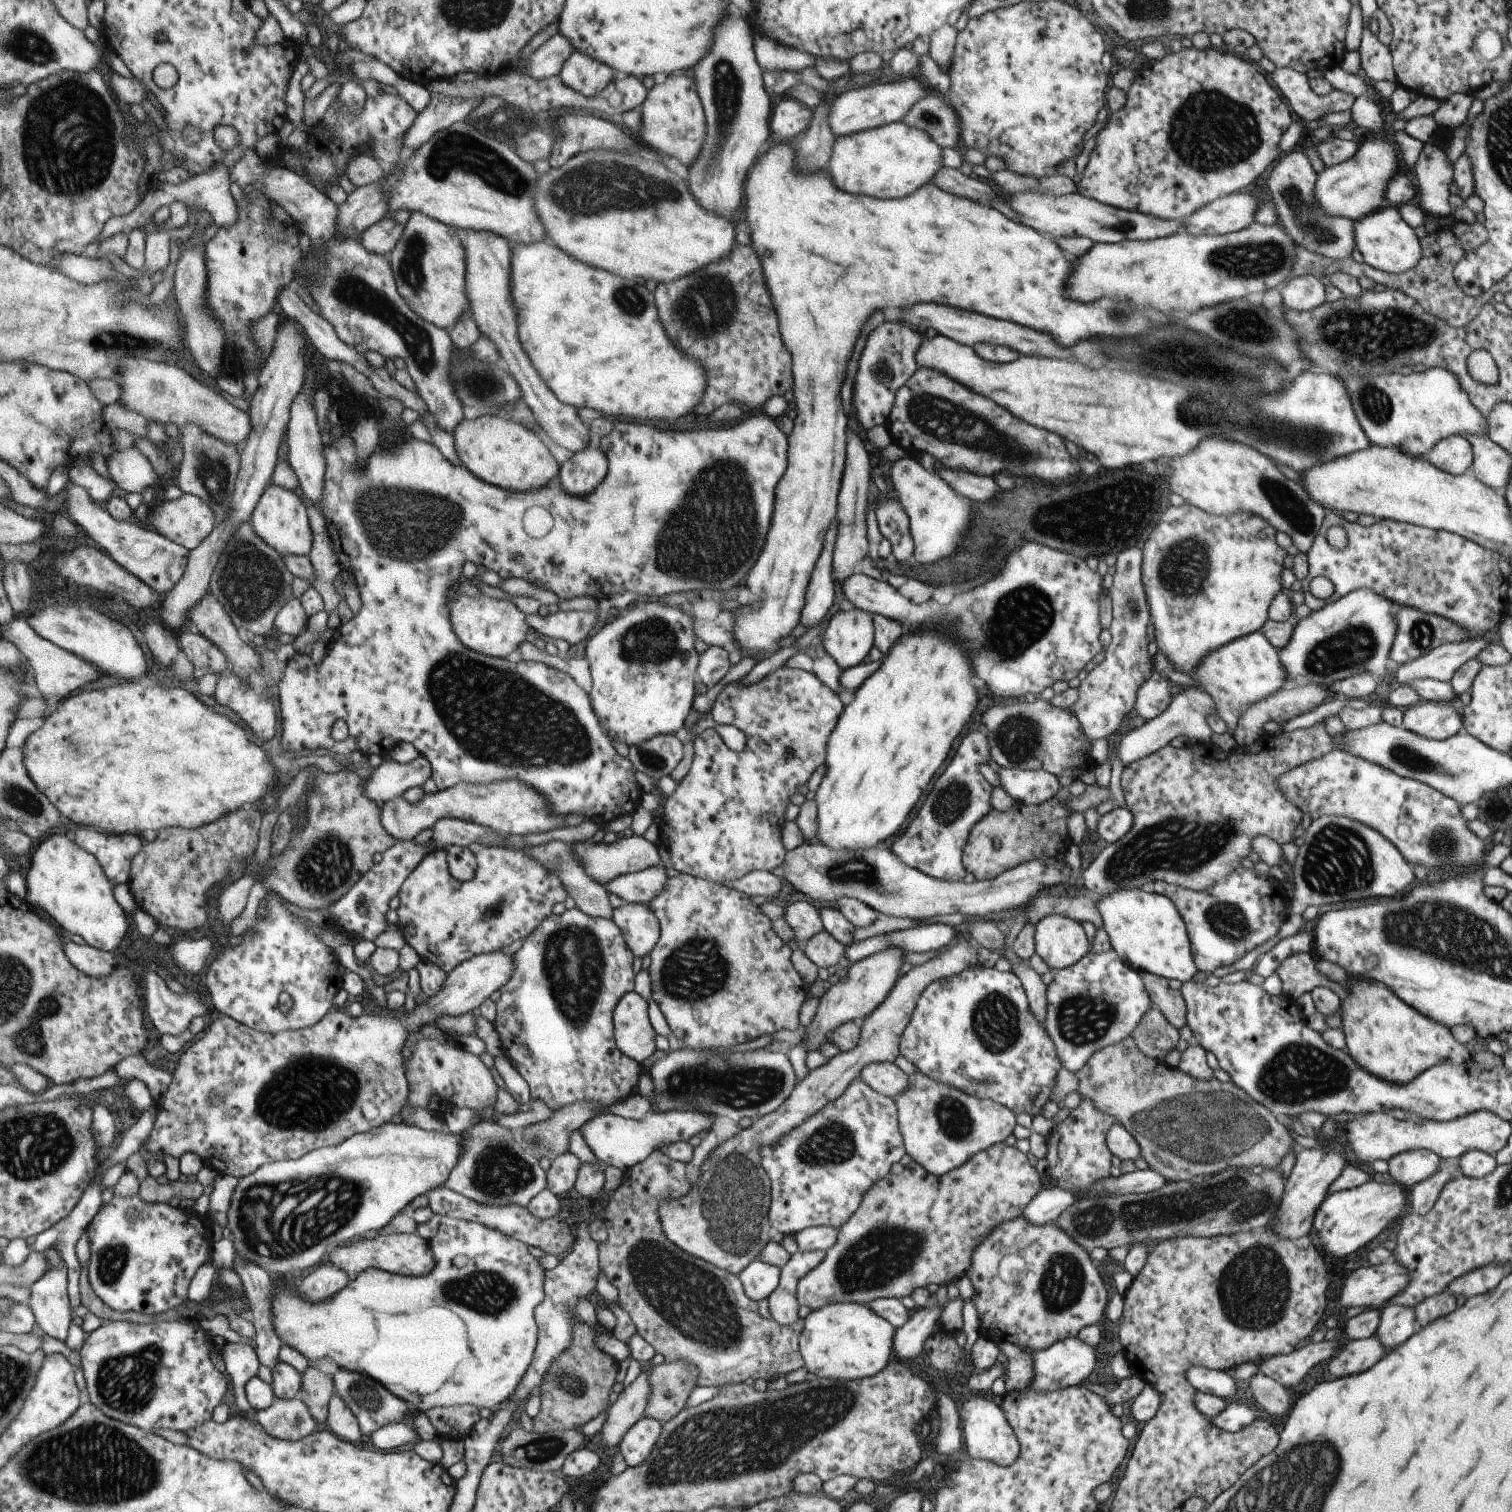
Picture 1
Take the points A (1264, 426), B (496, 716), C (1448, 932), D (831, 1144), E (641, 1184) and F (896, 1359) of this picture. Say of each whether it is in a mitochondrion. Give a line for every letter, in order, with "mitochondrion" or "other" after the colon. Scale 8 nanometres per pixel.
A: mitochondrion
B: mitochondrion
C: mitochondrion
D: mitochondrion
E: other
F: other

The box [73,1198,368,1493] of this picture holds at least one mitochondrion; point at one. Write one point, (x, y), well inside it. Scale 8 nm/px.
(127, 1384)

